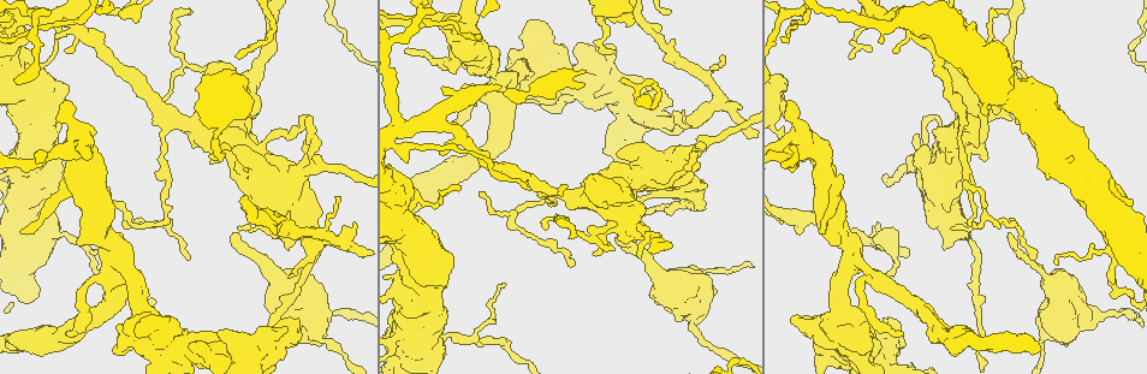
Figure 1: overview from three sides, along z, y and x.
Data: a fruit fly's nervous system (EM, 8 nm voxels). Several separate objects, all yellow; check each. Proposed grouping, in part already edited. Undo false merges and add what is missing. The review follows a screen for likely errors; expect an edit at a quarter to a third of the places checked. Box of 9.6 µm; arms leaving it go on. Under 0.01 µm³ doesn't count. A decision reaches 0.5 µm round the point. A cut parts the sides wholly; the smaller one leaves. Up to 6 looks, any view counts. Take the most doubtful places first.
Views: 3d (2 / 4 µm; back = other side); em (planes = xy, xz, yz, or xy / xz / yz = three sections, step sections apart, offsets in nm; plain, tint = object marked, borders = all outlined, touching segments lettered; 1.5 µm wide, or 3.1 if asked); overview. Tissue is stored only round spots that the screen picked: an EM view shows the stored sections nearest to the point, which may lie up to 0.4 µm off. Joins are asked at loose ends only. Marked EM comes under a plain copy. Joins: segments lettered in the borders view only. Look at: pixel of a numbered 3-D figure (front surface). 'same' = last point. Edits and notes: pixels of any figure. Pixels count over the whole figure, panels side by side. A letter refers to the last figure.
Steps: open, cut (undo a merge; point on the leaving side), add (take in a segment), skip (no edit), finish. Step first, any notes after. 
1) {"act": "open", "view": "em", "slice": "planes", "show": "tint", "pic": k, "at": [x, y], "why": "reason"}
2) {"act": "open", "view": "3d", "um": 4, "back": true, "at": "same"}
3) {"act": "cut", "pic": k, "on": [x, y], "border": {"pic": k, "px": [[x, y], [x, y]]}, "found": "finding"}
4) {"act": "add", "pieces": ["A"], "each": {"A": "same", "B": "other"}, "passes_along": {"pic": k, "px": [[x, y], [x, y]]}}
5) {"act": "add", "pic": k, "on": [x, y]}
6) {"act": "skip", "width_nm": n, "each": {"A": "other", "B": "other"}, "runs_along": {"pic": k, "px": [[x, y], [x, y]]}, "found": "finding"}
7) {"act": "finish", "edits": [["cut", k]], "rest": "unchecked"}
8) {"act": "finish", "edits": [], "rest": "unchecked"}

{"act": "open", "view": "3d", "um": 4, "pic": 1, "at": [602, 231], "why": "three arms meet"}

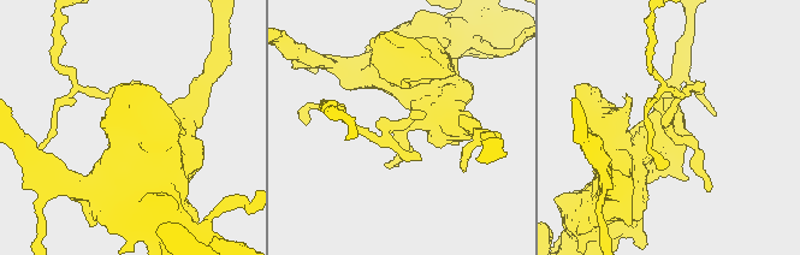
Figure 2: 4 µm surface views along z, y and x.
{"act": "open", "view": "em", "slice": "planes", "show": "tint", "pic": 2, "at": [399, 127]}

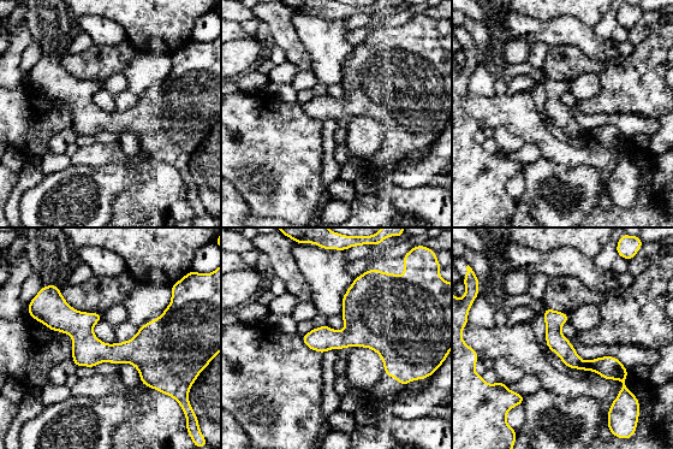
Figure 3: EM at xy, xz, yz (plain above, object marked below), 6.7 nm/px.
{"act": "open", "view": "em", "slice": "planes", "show": "borders", "at": "same"}

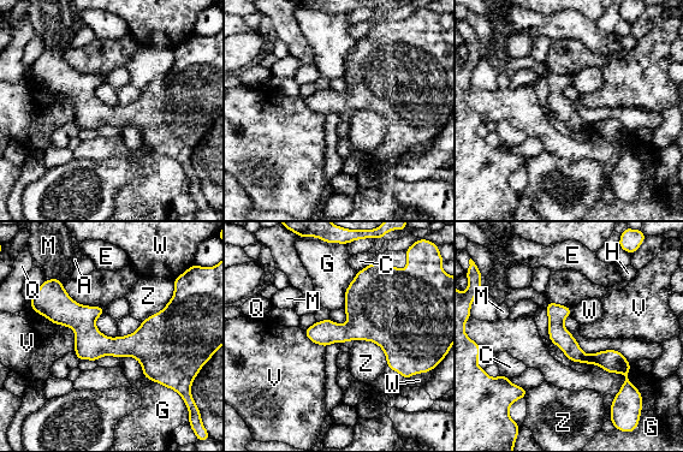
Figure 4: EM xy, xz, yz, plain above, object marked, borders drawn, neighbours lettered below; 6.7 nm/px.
{"act": "skip", "each": {"A": "other", "C": "other", "E": "other", "G": "other", "H": "other", "M": "other", "Q": "other", "V": "other", "W": "other", "Z": "other"}, "runs_along": {"pic": 4, "px": [[34, 299], [101, 345], [156, 326]]}, "found": "continuous, no second neuron"}

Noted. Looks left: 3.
{"act": "open", "view": "3d", "um": 4, "pic": 1, "at": [471, 338]}

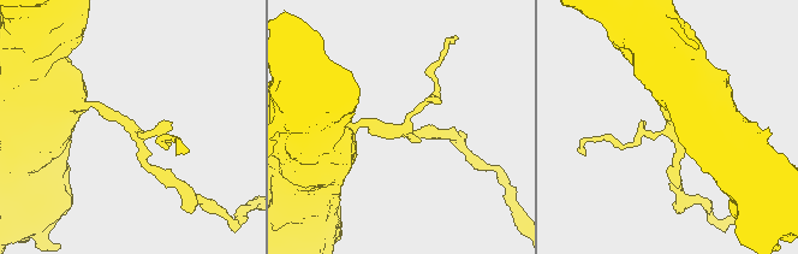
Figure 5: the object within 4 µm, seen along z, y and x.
{"act": "open", "view": "em", "slice": "yz", "step": 8, "show": "tint", "pic": 5, "at": [672, 128]}

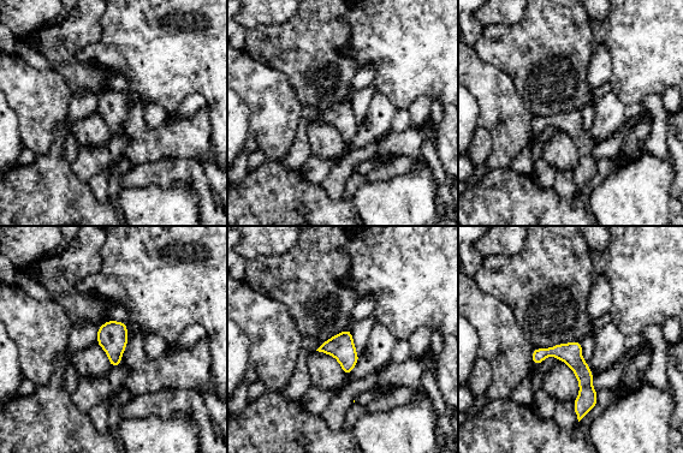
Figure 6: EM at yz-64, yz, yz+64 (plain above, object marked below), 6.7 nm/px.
{"act": "open", "view": "em", "slice": "planes", "show": "borders", "at": "same", "why": "another direction"}

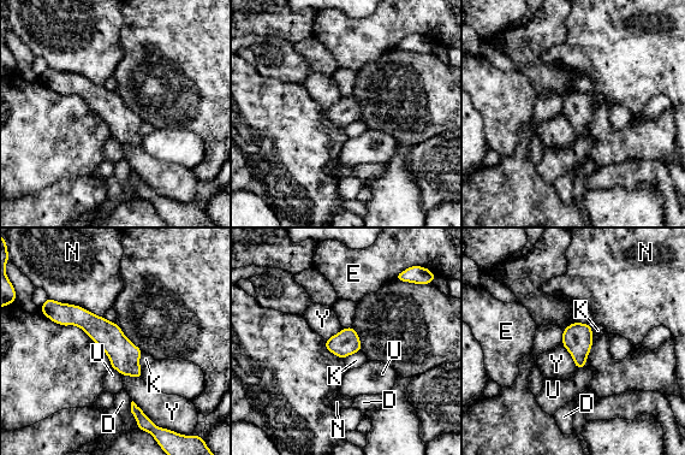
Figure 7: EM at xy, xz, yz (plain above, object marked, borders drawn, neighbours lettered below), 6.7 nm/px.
{"act": "skip", "each": {"D": "other", "E": "other", "K": "other", "N": "other", "U": "other", "Y": "other"}, "border": {"pic": 7, "px": [[560, 343], [567, 350], [577, 368]]}, "found": "one neuron here"}

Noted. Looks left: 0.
{"act": "finish", "edits": [], "rest": "unchecked"}

